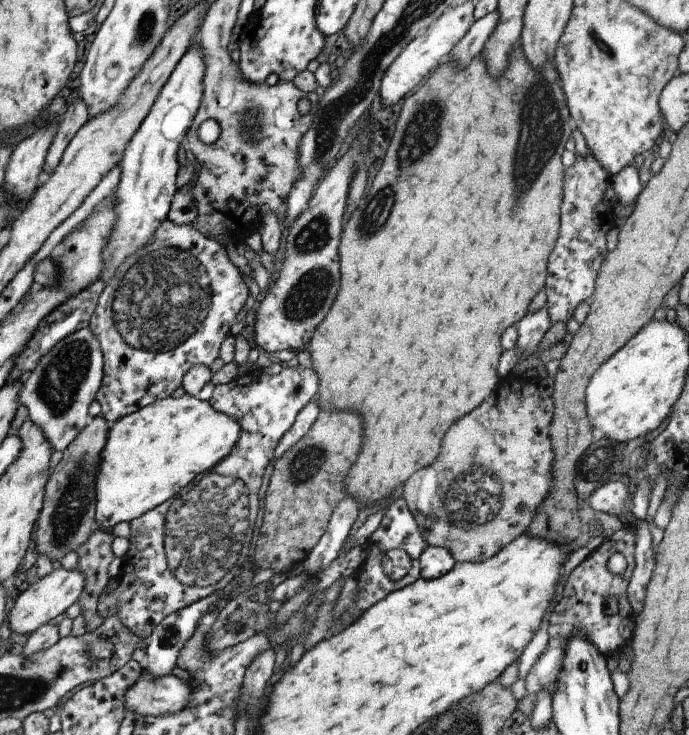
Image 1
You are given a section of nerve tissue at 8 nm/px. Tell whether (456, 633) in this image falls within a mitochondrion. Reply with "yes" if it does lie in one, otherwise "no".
no

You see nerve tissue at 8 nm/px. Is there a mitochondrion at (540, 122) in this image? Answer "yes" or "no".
yes

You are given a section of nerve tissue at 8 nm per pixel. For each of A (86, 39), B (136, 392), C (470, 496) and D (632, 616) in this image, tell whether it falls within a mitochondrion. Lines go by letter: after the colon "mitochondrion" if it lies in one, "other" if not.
A: other
B: other
C: mitochondrion
D: other

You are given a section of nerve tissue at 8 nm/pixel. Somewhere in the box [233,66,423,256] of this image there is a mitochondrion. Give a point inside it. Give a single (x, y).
(387, 198)

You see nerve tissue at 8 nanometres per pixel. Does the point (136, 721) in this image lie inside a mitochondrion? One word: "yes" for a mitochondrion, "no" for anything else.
no

